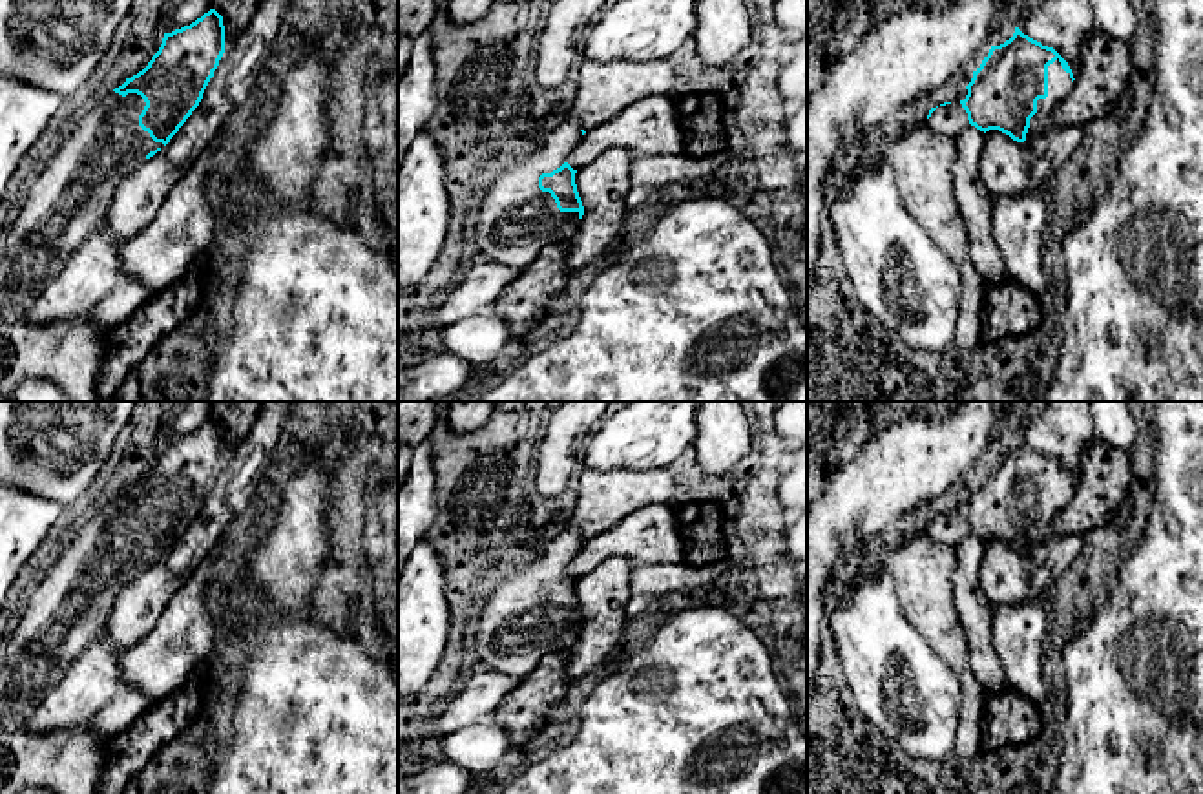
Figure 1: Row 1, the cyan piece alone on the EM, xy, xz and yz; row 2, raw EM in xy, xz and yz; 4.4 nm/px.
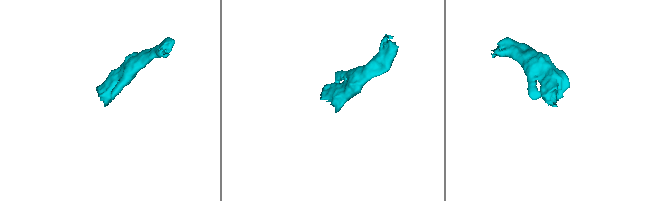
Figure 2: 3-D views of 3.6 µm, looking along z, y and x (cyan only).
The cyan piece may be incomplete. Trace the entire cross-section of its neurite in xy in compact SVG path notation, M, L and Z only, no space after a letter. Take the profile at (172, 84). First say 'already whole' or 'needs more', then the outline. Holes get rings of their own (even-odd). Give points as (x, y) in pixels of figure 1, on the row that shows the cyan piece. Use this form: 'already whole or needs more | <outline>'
needs more | M210 9L201 18L164 33L159 51L148 66L126 78L113 93L84 115L57 153L31 184L16 221L0 239L0 321L15 321L38 299L40 292L62 272L73 252L104 223L117 186L144 161L161 151L199 106L203 93L225 53L223 16Z

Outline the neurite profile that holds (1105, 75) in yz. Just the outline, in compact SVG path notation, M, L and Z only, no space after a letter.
M1097 29L1084 46L1068 99L1053 111L1053 124L1083 130L1088 122L1110 115L1126 97L1130 84L1130 47Z

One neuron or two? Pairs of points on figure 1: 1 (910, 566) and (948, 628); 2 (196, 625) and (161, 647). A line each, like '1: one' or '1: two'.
1: one
2: one

